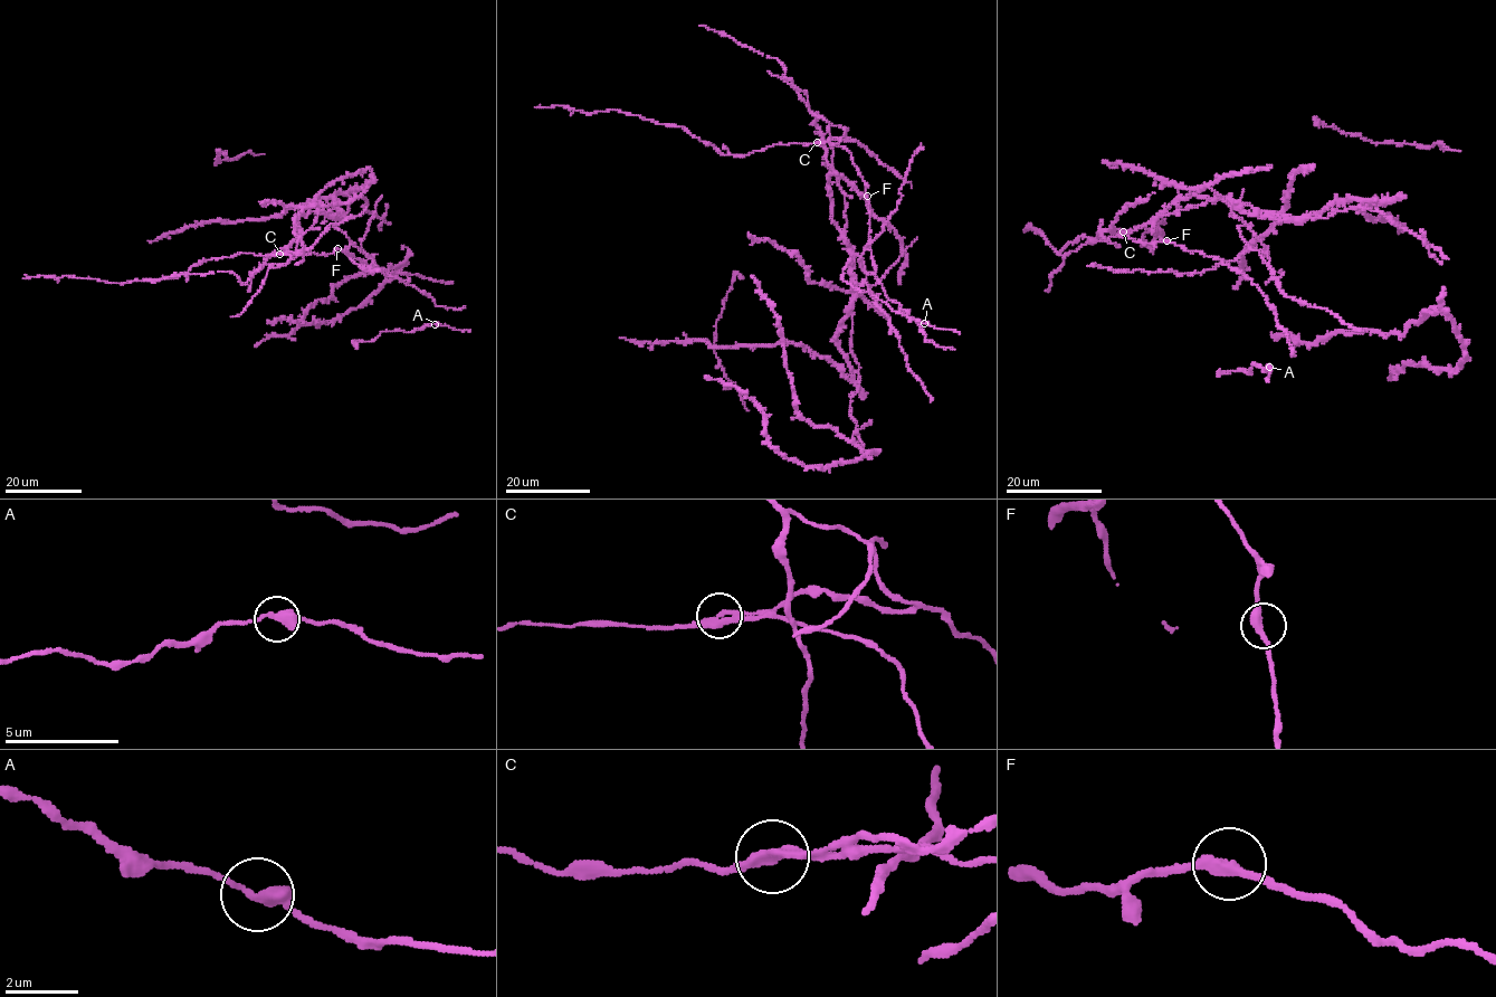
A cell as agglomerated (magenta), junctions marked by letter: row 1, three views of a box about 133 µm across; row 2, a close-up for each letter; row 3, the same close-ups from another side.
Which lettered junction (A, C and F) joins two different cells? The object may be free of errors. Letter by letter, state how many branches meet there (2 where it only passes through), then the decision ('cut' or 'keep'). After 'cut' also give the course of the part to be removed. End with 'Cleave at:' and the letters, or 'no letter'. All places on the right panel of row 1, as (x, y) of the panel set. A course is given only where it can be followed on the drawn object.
A: 2 | keep
C: 2 | cut | (1123, 231), (1112, 233), (1113, 228), (1101, 230), (1093, 241), (1070, 250), (1045, 291)
F: 2 | keep
Cleave at: C

